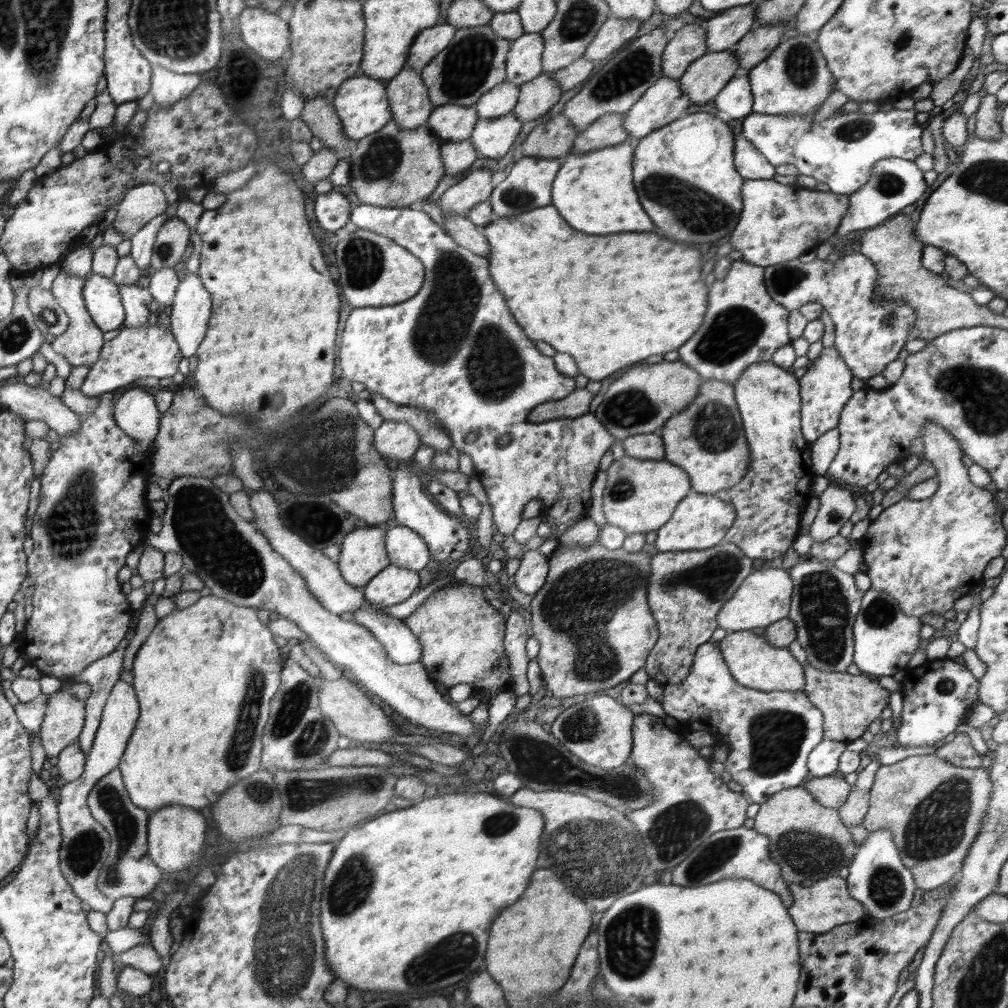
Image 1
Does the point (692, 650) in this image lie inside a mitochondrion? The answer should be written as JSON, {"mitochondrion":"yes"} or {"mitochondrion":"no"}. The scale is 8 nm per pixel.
{"mitochondrion":"no"}

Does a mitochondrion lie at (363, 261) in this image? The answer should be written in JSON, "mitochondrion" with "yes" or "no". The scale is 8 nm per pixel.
{"mitochondrion":"yes"}

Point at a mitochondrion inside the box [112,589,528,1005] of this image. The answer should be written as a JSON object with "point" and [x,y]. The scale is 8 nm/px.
{"point":[285,948]}

